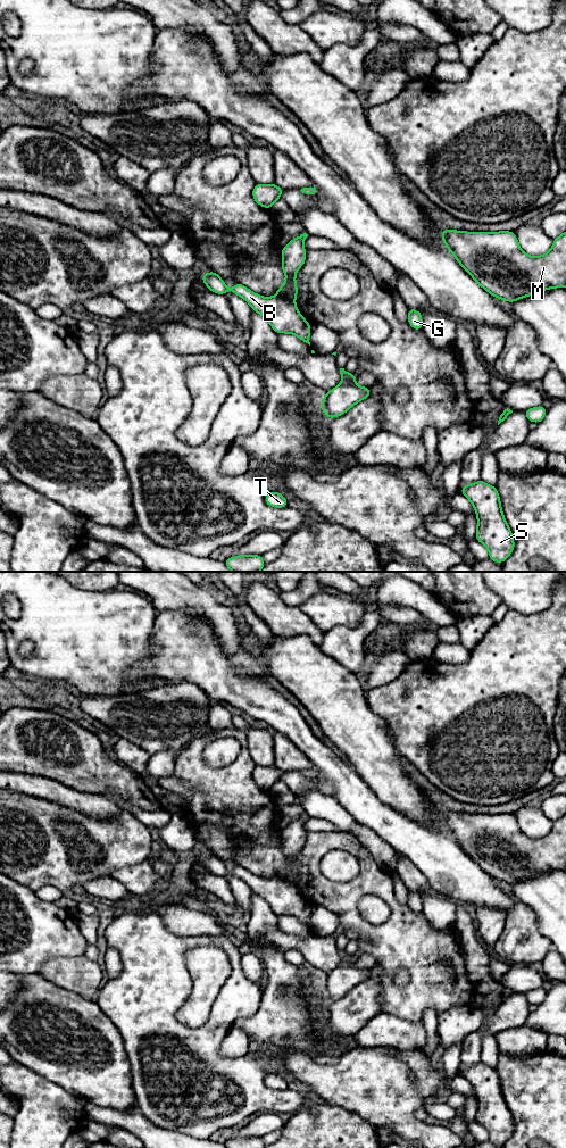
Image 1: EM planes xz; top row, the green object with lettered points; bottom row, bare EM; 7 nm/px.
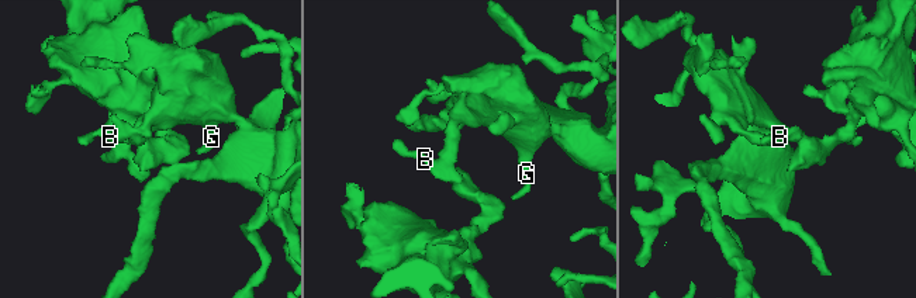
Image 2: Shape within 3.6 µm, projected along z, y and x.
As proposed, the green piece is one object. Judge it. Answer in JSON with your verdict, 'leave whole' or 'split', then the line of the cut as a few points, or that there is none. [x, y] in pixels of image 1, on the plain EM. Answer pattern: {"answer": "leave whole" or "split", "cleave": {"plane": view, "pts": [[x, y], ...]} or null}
{"answer": "split", "cleave": {"plane": "xz", "pts": [[276, 876], [293, 884]]}}

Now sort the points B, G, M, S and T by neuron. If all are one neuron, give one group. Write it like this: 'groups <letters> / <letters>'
groups B S T / G M

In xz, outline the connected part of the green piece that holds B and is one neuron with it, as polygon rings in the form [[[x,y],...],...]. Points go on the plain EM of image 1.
[[[216,854],[203,855],[201,862],[209,873],[217,876],[225,876],[231,872],[236,877],[243,880],[251,888],[253,893],[268,902],[276,915],[294,916],[301,923],[310,927],[309,920],[311,907],[300,897],[294,884],[278,877],[266,880],[256,876],[240,865],[235,865],[234,868],[230,871]]]

